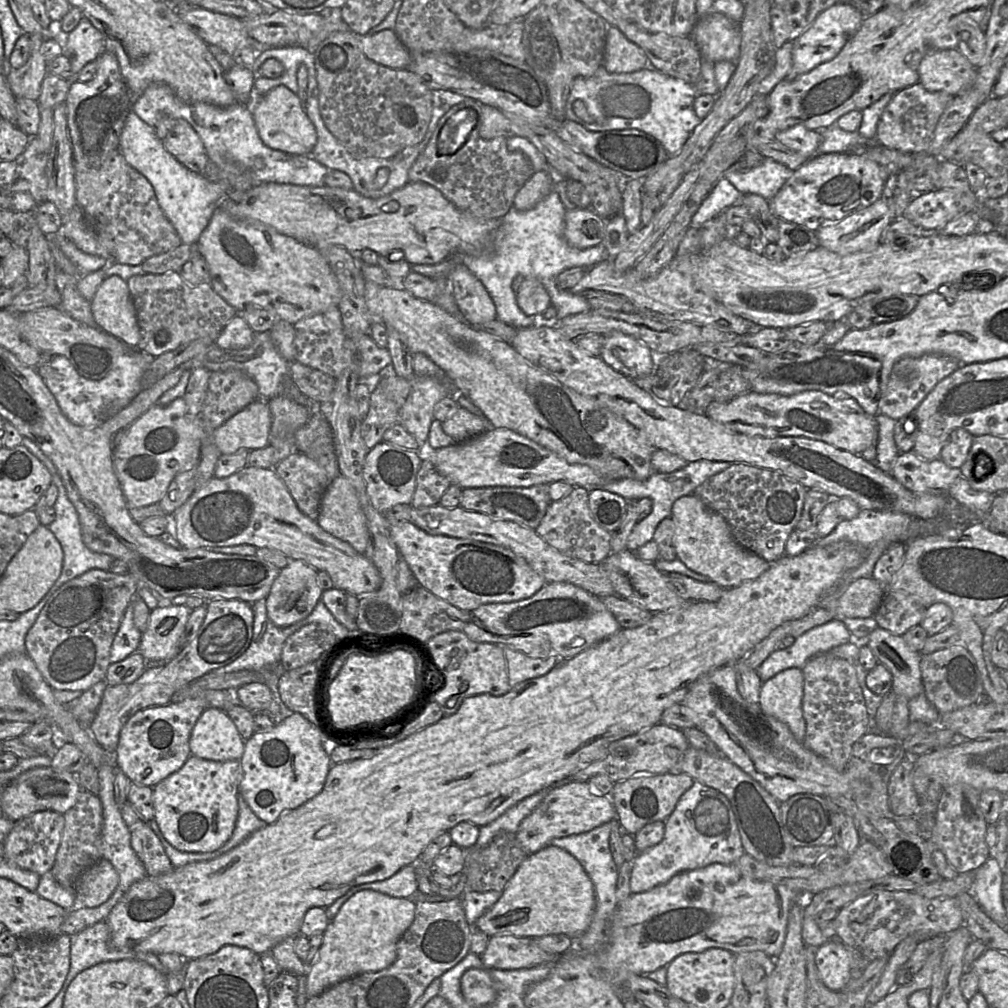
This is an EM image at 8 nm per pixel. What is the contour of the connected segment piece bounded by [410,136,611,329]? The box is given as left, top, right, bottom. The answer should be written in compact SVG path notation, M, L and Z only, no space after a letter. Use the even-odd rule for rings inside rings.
M513 136L507 138L506 143L510 151L522 152L527 157L534 172L548 172L554 180L554 189L530 210L519 211L512 207L500 219L491 249L488 252L478 256L452 255L438 264L411 265L410 271L431 279L449 277L455 266L461 263L484 285L495 304L497 318L500 321L515 329L543 325L555 327L559 320L589 309L589 303L582 294L558 288L555 282L556 277L565 270L581 266L593 267L611 258L602 242L594 247L582 250L574 248L566 242L563 235L565 211L577 208L567 196L566 180L559 179L550 168L545 156L528 139L521 136ZM519 275L524 279L536 278L543 284L550 296L551 305L556 309L554 318L533 319L532 316L526 315L519 308L516 302L516 294L512 289L512 282Z

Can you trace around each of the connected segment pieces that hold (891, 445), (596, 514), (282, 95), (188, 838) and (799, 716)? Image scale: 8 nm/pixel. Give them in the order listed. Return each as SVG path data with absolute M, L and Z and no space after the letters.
M882 414L876 415L878 434L875 444L877 455L874 463L882 471L890 474L893 463L900 453L894 440L894 427L896 422L896 420L888 416Z
M594 488L588 491L588 507L594 521L604 530L613 532L621 523L627 500L622 496Z
M280 85L264 94L252 109L262 141L270 148L290 154L309 155L316 142L317 131L296 93Z
M191 755L178 771L153 787L154 820L165 839L184 852L212 852L219 849L229 840L236 825L240 779L240 760L213 761Z
M787 668L762 684L758 702L765 714L785 723L796 740L802 743L806 735L803 690L802 669Z

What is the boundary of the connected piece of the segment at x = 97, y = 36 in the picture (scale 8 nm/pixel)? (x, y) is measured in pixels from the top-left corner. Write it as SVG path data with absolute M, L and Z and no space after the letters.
M85 17L74 30L62 35L62 39L55 40L61 43L63 55L70 60L72 73L76 76L86 64L95 61L104 51L102 33Z

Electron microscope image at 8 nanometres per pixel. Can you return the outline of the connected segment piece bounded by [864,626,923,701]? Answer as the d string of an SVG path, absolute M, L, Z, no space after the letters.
M876 627L864 640L878 663L892 674L891 691L909 701L923 692L920 660L921 655L913 650L902 635L896 635Z

